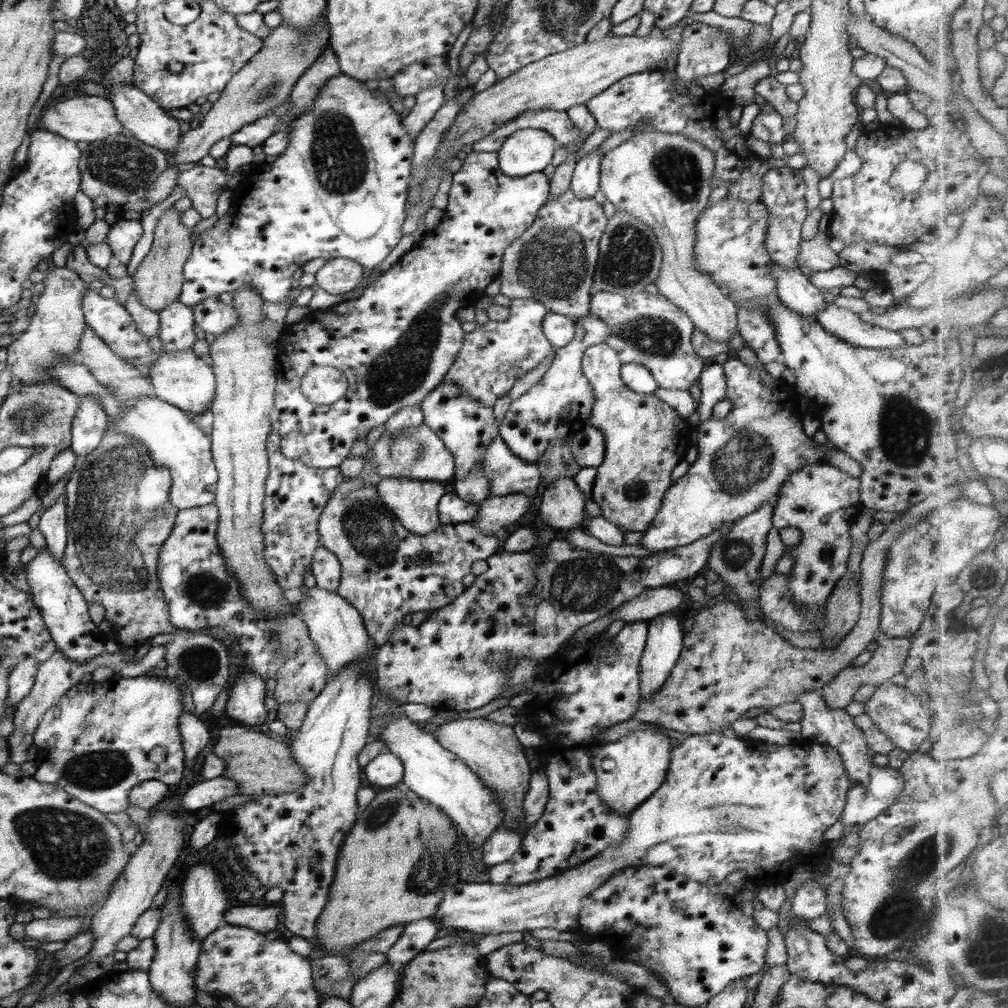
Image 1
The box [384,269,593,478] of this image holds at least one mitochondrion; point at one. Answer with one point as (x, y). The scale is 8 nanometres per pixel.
(416, 448)

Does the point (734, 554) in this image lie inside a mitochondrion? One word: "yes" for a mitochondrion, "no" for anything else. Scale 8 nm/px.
yes

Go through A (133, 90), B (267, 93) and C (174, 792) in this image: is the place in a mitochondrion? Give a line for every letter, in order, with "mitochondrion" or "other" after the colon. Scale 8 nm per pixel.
A: other
B: mitochondrion
C: other

